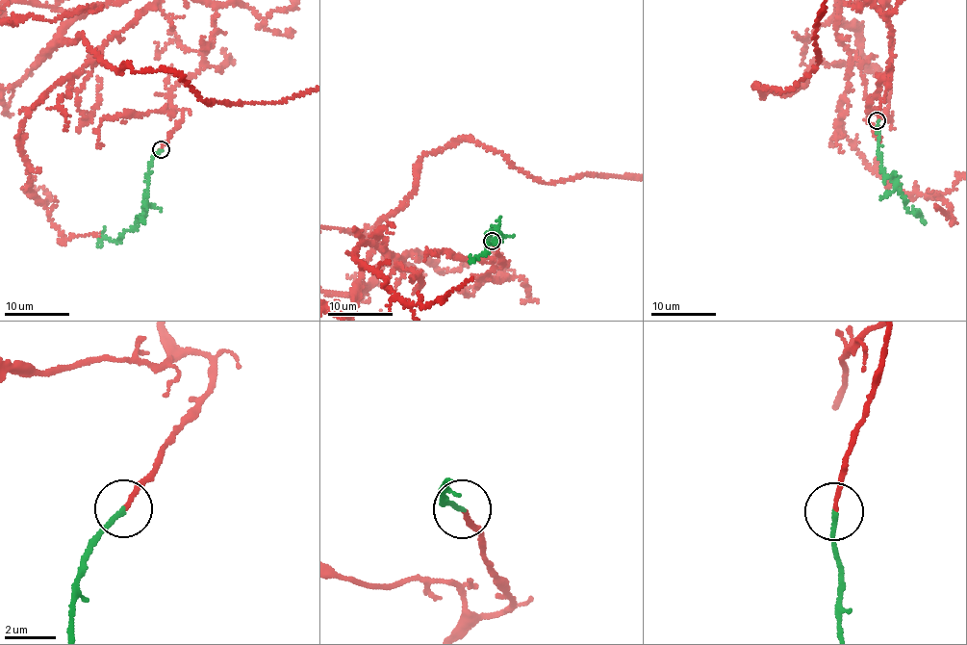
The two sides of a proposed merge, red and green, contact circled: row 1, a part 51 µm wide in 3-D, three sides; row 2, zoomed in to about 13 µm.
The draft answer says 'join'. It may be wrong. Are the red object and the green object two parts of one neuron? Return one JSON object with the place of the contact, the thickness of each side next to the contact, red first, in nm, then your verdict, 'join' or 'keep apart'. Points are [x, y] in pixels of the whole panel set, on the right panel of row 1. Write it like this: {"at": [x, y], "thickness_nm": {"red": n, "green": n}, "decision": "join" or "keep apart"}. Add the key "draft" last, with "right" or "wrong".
{"at": [877, 120], "thickness_nm": {"red": 170, "green": 180}, "decision": "join", "draft": "right"}

